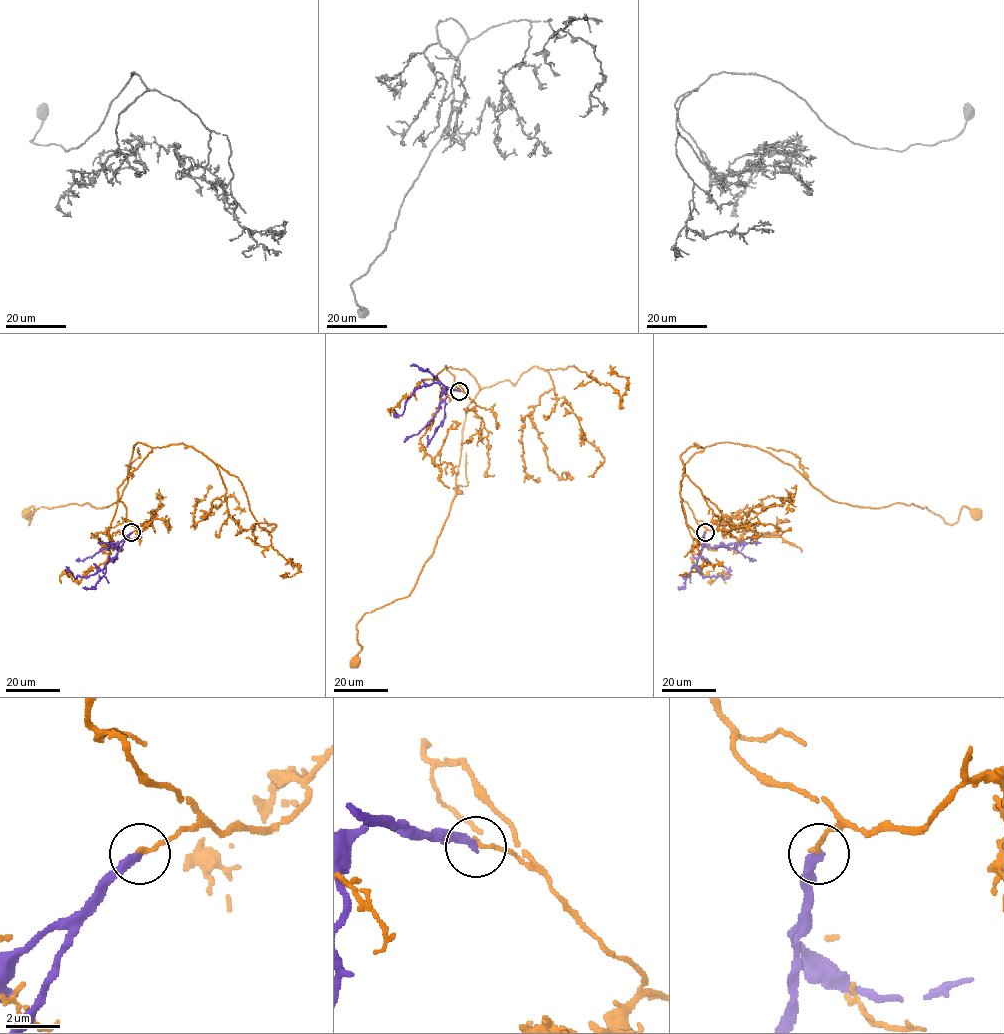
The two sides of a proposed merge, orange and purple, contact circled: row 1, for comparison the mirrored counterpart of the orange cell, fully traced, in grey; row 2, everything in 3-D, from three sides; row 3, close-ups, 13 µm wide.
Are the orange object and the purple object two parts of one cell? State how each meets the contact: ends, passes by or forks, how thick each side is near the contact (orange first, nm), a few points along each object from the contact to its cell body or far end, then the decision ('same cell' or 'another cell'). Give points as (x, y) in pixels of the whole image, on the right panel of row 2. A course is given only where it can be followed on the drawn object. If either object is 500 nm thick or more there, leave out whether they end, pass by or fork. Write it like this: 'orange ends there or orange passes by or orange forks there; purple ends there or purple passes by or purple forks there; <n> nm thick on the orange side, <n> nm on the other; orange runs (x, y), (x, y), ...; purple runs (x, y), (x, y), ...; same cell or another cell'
orange ends there; purple ends there; 170 nm thick on the orange side, 300 nm on the other; orange runs (705, 533), (680, 481), (724, 442), (852, 506), (912, 503), (954, 524), (977, 513); purple runs (705, 533), (698, 557), (699, 573), (728, 578), (729, 571), (723, 566); another cell

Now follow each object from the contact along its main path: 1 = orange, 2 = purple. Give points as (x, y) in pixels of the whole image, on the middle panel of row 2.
1: (459, 391), (446, 366), (467, 370), (480, 389), (467, 410), (449, 514), (412, 591), (356, 625), (355, 663)
2: (459, 391), (432, 383), (415, 390), (406, 401), (403, 414), (398, 415), (394, 409)

